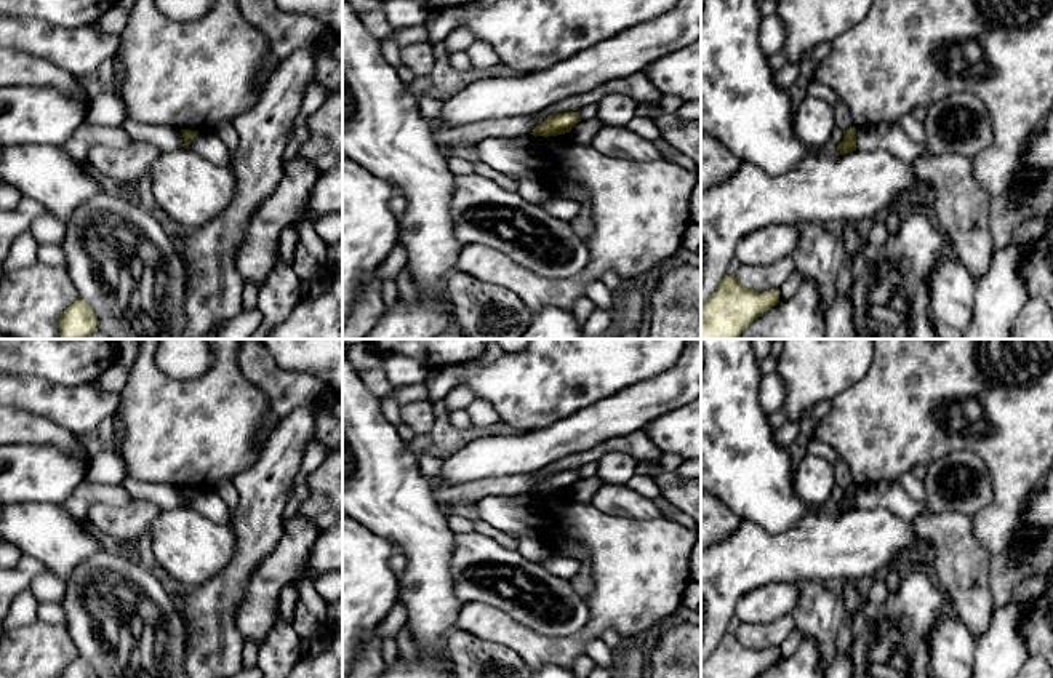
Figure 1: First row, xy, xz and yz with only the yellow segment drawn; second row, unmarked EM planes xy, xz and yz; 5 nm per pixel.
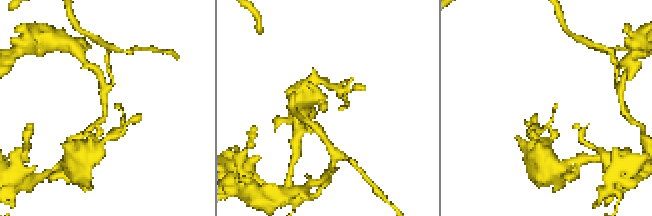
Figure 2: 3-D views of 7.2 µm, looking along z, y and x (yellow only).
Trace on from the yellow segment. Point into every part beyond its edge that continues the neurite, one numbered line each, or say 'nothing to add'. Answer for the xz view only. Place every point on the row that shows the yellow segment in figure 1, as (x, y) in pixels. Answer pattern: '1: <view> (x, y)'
nothing to add

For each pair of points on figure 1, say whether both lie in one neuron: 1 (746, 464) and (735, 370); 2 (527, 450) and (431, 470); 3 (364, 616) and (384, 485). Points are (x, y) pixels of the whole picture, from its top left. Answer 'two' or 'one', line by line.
1: one
2: two
3: two

